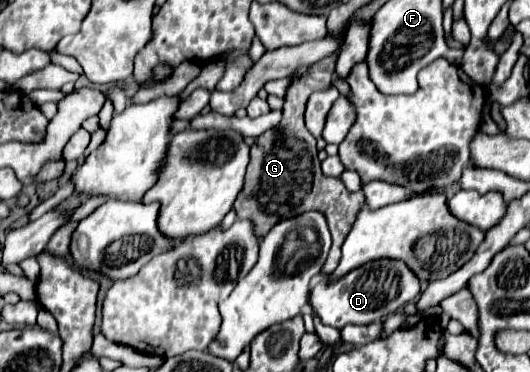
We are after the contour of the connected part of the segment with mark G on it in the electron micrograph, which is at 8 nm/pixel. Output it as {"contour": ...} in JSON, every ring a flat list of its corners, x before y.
{"contour":[[338,51,312,65,312,71,304,77,294,81,288,87,288,93,284,97,284,117,278,129,270,129,262,133,256,143,252,145,250,151,250,165,246,171,246,183,242,193,238,195,234,203,234,211,238,213,240,219,248,219,254,225,256,237,264,237,278,221,296,217,304,211,320,211,326,217,326,223,332,233,332,249,328,253,326,265,322,267,322,275,332,275,334,269,338,267,340,261,340,247,352,229,352,223,356,221,356,215,364,207,364,193,350,193,342,179,326,177,320,171,320,161,318,161,318,151,316,151,316,139,306,133,304,127,304,107,306,99,314,91,324,91,332,85,332,75,334,75,334,59]]}

